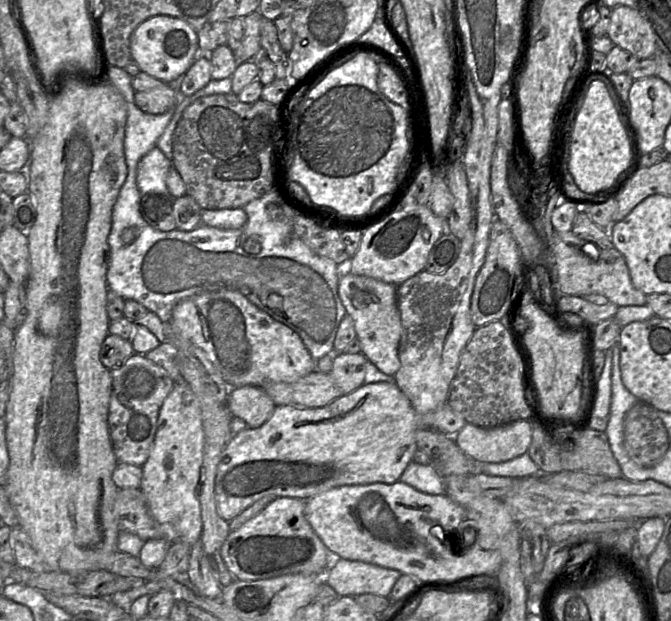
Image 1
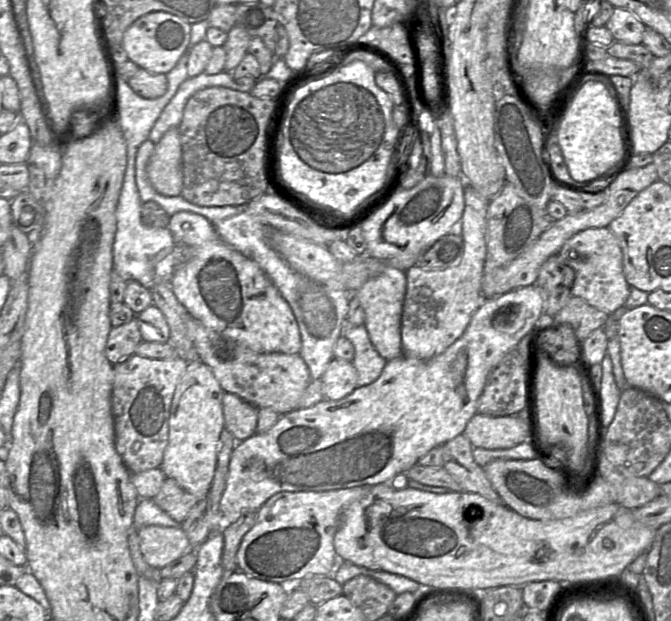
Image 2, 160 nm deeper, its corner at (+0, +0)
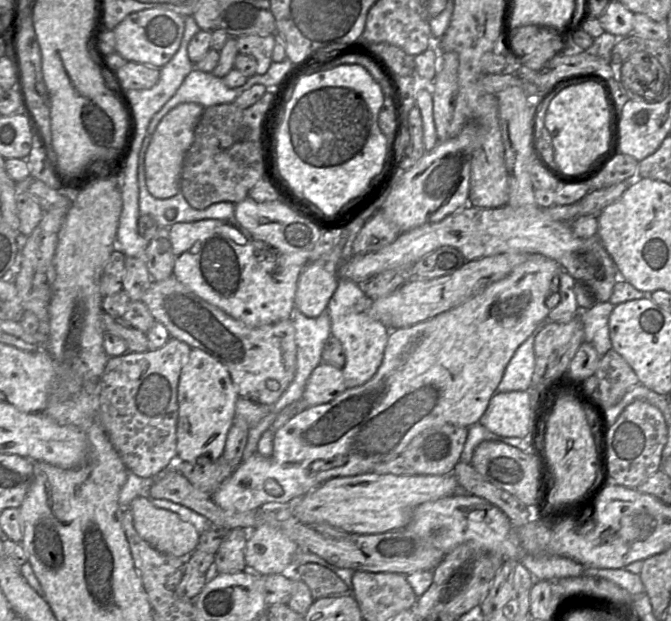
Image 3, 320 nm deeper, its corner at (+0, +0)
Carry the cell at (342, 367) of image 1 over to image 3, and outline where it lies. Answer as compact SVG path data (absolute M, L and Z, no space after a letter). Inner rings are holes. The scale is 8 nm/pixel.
M321 363L307 380L302 399L309 407L325 404L346 390L342 369Z

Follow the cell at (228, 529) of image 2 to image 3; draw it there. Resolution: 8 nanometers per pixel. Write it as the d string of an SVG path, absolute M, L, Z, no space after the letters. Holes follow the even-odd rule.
M234 528L228 531L224 541L215 554L214 566L217 573L236 573L245 571L245 547L250 531Z

